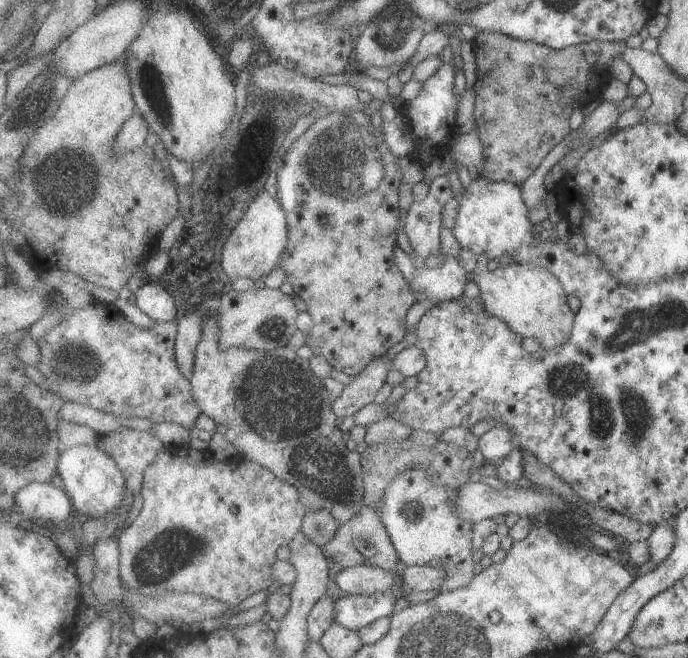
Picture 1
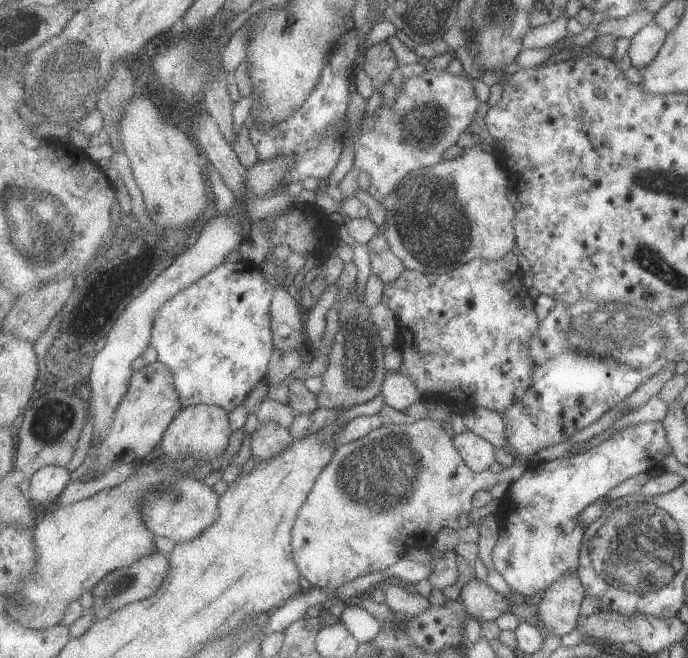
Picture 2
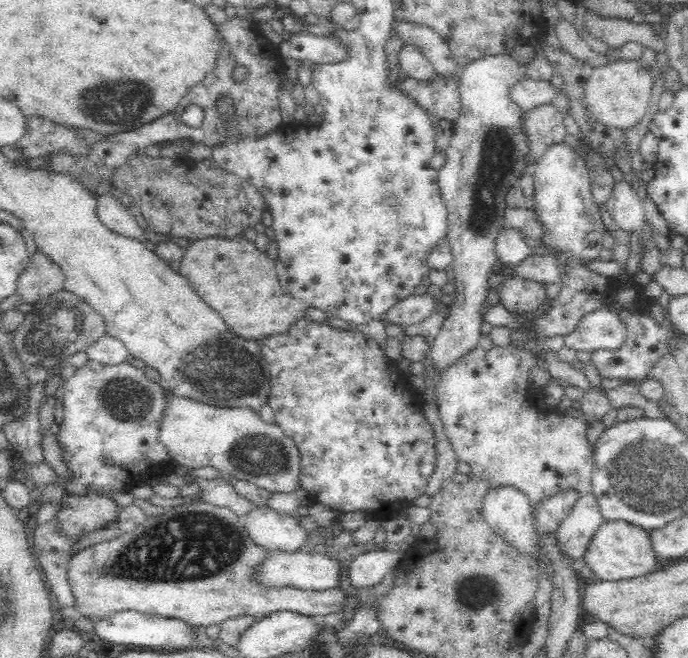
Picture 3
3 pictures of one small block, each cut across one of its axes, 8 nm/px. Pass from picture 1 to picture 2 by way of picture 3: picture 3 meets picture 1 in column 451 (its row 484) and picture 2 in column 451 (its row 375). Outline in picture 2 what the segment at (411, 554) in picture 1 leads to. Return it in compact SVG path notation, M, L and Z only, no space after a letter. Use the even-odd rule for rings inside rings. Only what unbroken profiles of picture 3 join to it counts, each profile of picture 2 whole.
M425 418L418 420L417 422L411 424L392 424L383 425L377 430L373 430L360 438L359 440L344 444L338 447L335 452L333 460L331 460L330 465L323 470L322 475L318 478L315 483L315 488L313 492L309 494L309 498L303 504L303 508L299 511L297 520L295 520L295 526L292 530L292 545L294 546L294 557L295 562L298 563L299 570L305 579L311 582L312 587L319 587L323 589L329 589L330 591L338 590L341 586L357 580L367 574L381 572L387 570L390 566L393 566L396 562L405 558L407 550L412 547L431 549L433 544L435 544L435 536L443 530L443 528L449 528L457 531L465 530L467 526L479 525L474 520L471 520L471 510L474 509L473 500L475 500L475 494L479 490L490 490L491 487L495 486L498 482L507 482L509 484L519 480L525 470L527 470L527 464L530 459L525 460L525 458L518 458L515 462L507 467L501 473L494 473L487 469L481 473L476 473L463 458L462 452L459 450L458 446L455 444L454 437L452 437L444 427L444 424L433 418Z

